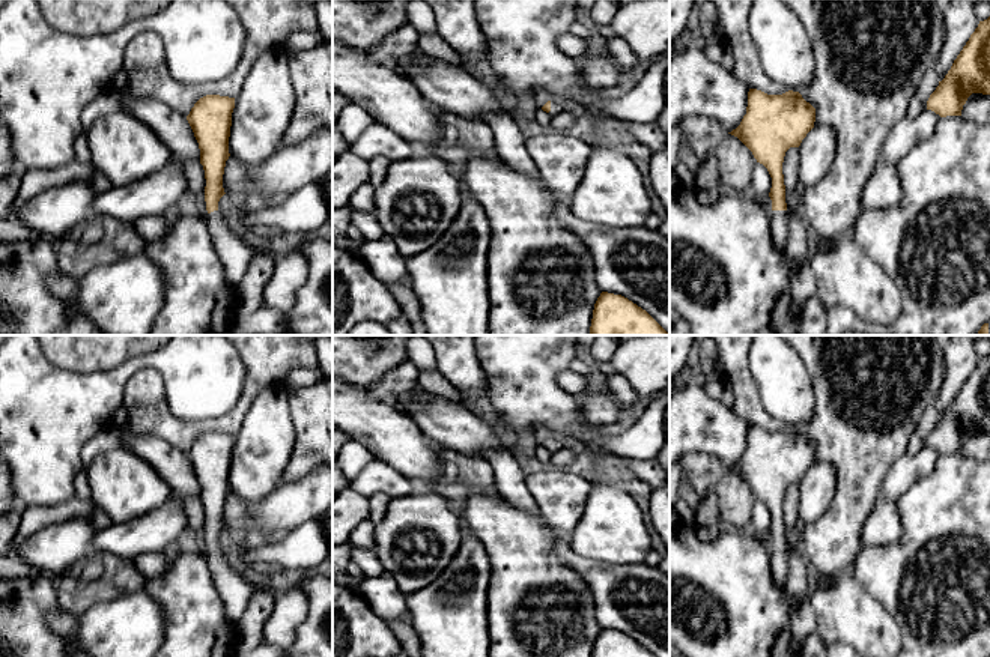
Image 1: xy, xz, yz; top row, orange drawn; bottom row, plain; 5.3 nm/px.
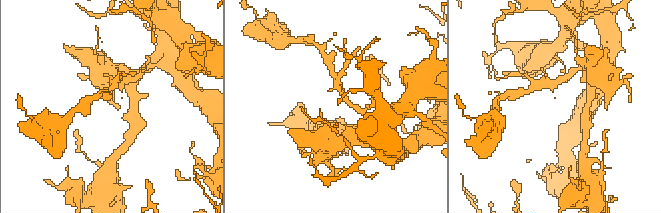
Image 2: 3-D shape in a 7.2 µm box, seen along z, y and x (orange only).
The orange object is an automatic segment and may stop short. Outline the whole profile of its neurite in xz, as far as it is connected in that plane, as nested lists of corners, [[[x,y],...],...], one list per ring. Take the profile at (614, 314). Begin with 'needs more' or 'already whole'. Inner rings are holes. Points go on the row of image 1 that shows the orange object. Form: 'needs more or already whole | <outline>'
already whole | [[[602,292],[594,304],[590,335],[670,335],[670,332],[627,298]]]

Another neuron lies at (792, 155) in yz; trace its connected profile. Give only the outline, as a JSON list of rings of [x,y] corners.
[[[790,147],[785,152],[784,162],[782,162],[787,204],[800,204],[800,198],[794,191],[797,186],[797,161],[799,161],[799,147]]]

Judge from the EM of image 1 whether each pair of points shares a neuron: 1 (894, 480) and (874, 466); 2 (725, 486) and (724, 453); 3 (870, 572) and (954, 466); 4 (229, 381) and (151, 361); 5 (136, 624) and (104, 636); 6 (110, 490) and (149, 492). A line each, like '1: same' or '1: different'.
1: different
2: different
3: same
4: same
5: same
6: same

